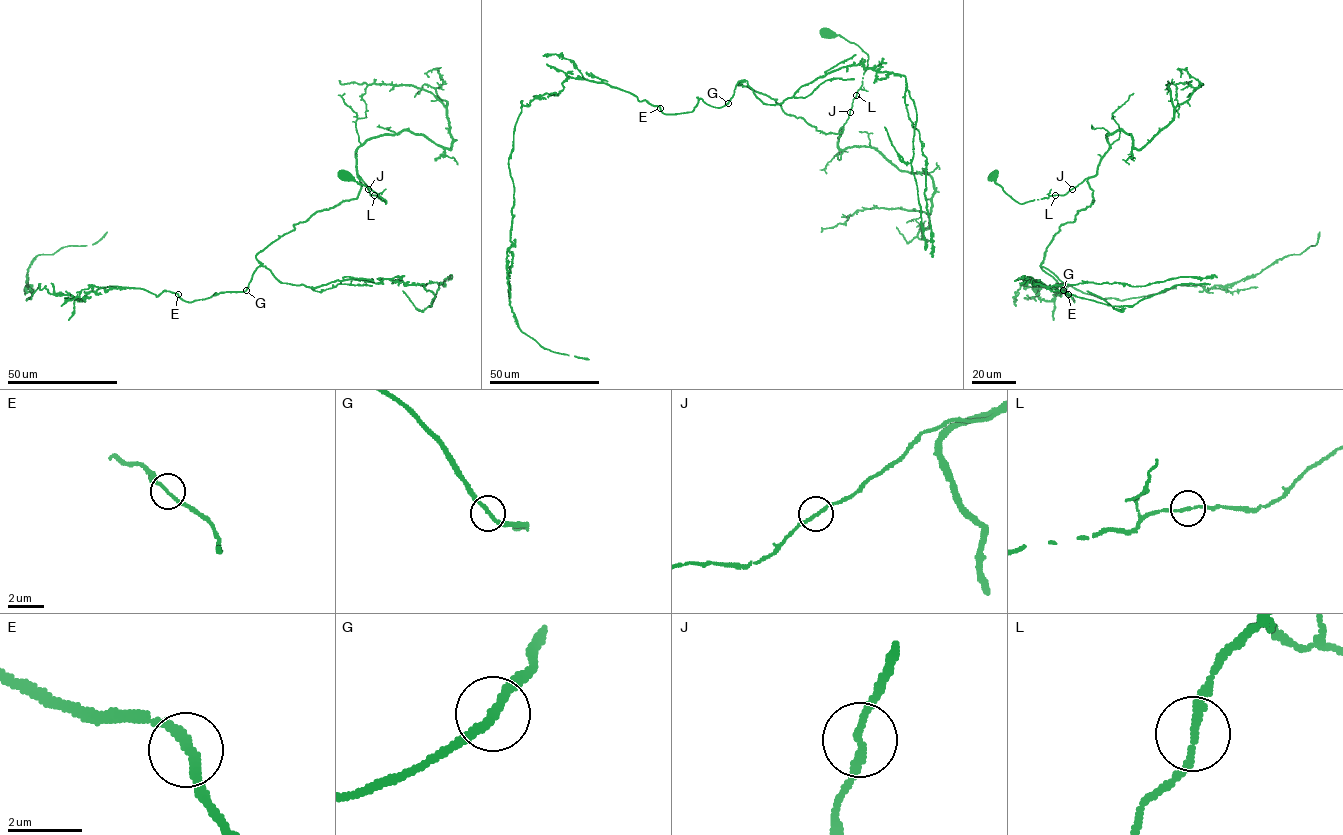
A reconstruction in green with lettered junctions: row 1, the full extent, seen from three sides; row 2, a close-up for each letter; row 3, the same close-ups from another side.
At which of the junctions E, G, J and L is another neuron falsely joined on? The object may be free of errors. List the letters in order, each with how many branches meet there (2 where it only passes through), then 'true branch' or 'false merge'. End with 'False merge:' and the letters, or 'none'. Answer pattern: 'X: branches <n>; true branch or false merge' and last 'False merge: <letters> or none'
E: branches 2; true branch
G: branches 2; true branch
J: branches 2; true branch
L: branches 2; true branch
False merge: none

